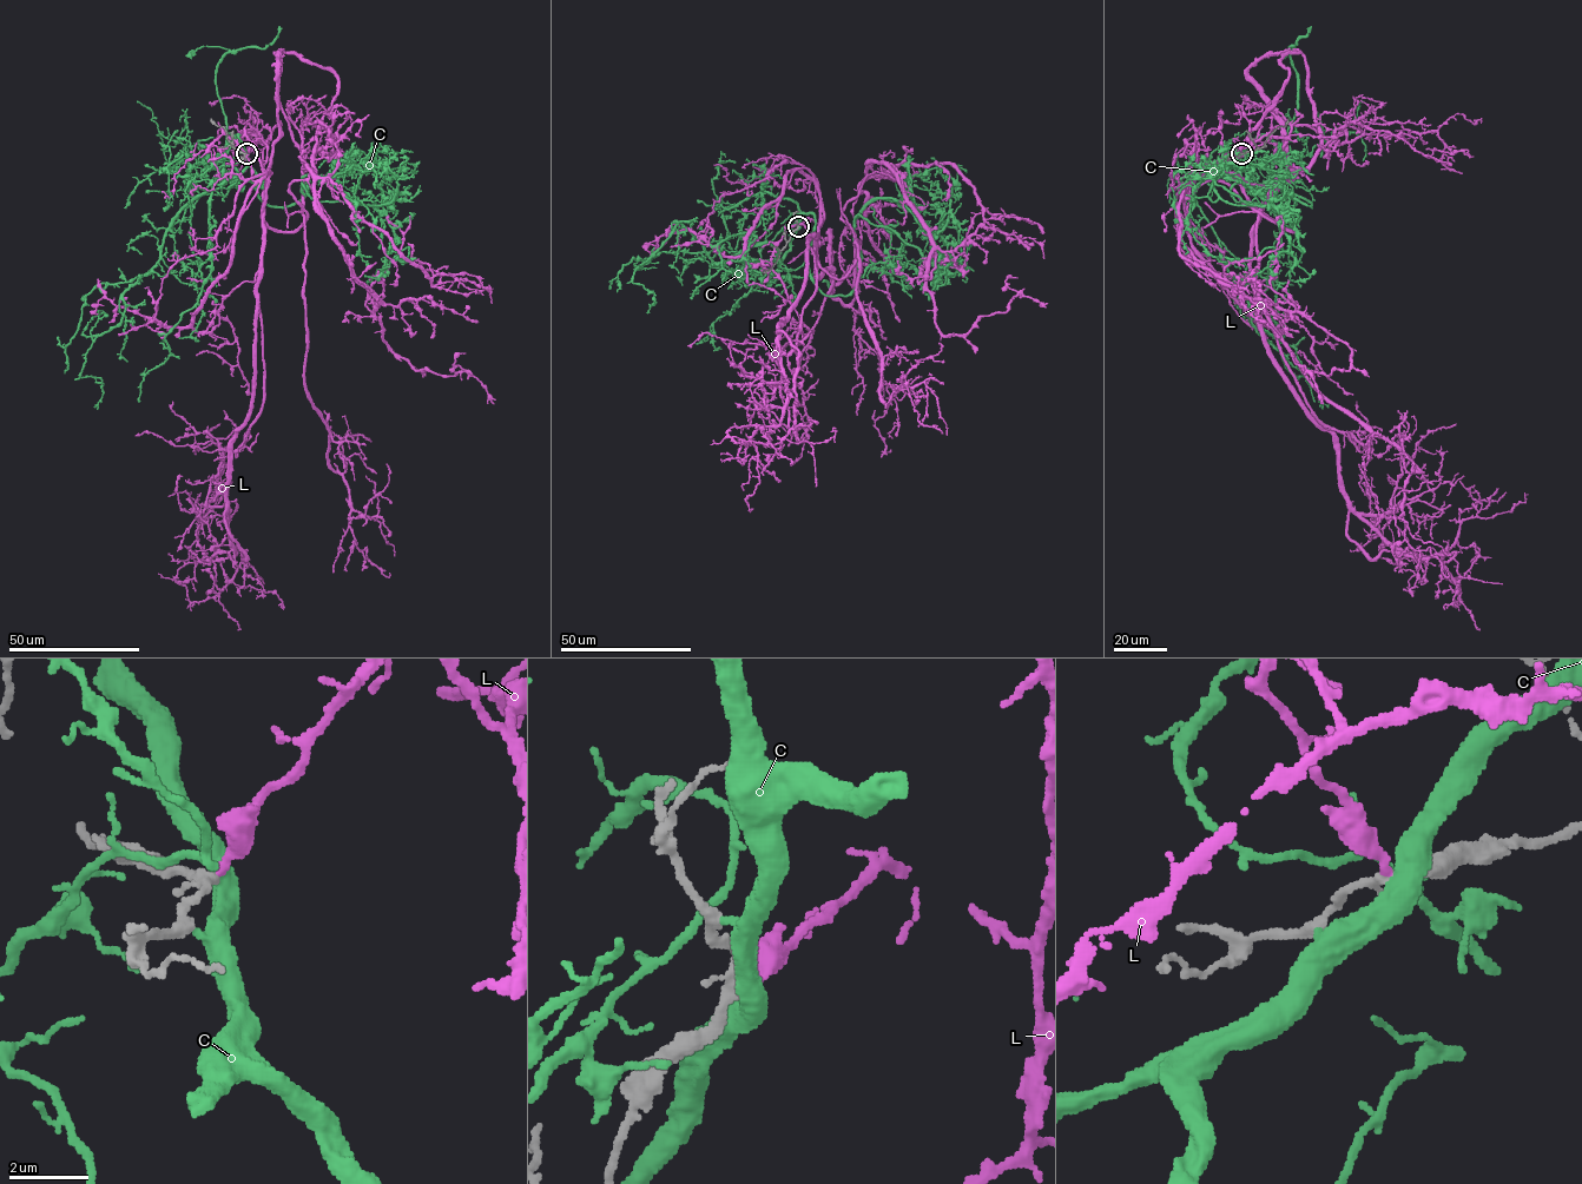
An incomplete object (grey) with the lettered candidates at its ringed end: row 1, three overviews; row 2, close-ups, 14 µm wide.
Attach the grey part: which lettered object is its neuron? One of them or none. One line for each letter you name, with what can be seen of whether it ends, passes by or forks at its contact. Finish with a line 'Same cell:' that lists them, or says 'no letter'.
L: It ends there
Same cell: L

